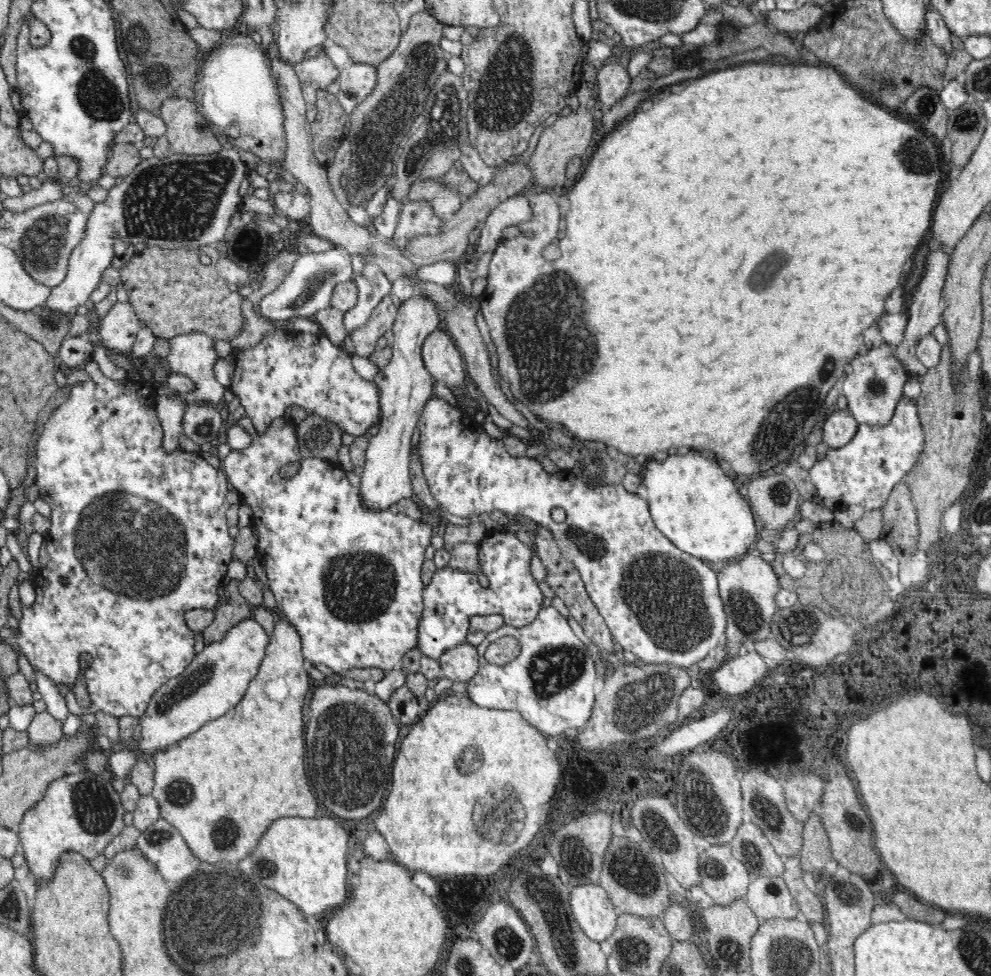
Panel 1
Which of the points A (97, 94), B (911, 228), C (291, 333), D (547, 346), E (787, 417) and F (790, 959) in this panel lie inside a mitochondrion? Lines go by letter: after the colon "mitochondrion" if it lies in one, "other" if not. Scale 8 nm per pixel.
A: mitochondrion
B: other
C: other
D: mitochondrion
E: mitochondrion
F: mitochondrion

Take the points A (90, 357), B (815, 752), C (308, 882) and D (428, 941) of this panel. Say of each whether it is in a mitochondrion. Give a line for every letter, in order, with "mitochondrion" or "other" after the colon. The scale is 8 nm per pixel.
A: other
B: other
C: other
D: other

